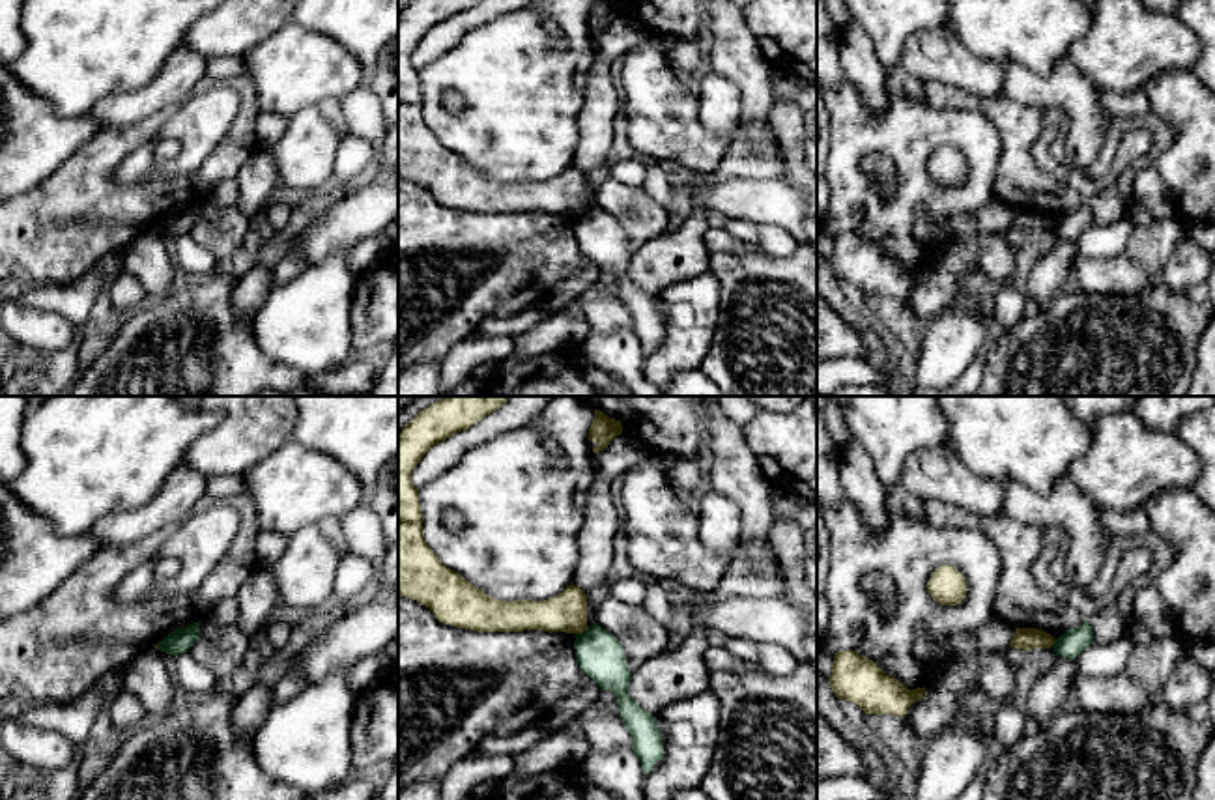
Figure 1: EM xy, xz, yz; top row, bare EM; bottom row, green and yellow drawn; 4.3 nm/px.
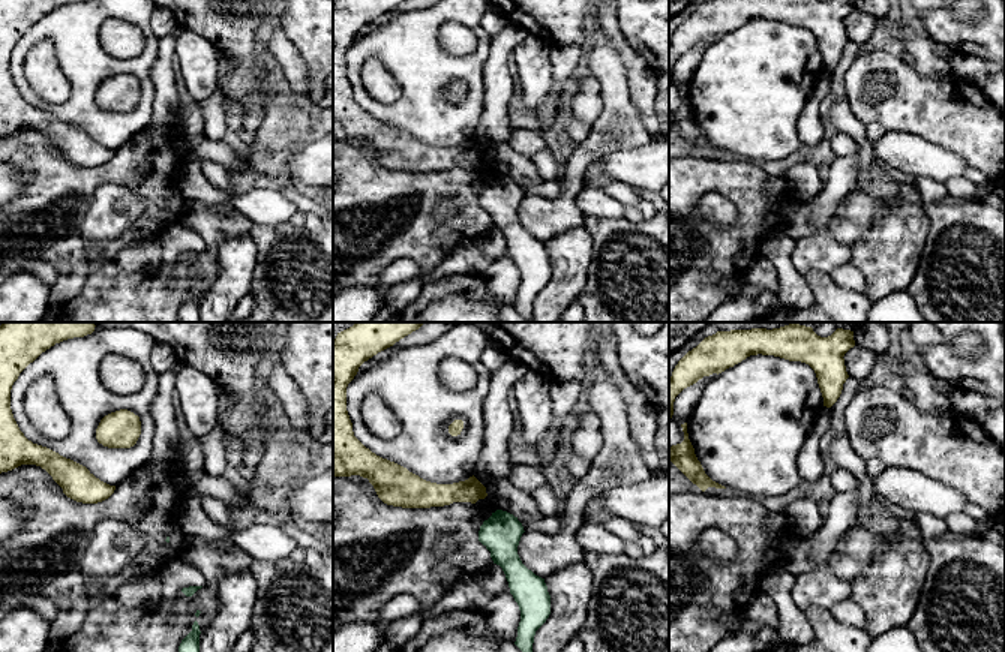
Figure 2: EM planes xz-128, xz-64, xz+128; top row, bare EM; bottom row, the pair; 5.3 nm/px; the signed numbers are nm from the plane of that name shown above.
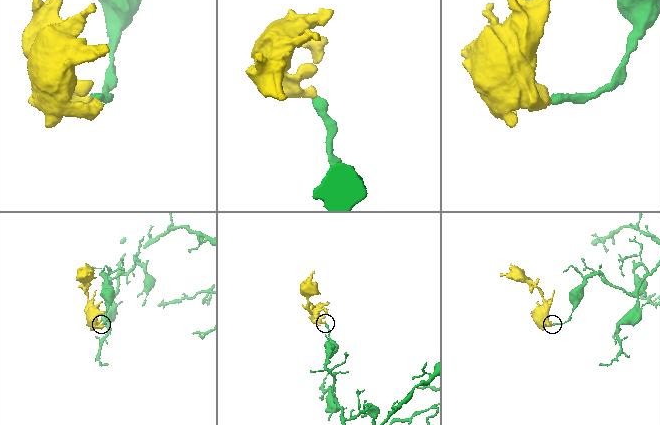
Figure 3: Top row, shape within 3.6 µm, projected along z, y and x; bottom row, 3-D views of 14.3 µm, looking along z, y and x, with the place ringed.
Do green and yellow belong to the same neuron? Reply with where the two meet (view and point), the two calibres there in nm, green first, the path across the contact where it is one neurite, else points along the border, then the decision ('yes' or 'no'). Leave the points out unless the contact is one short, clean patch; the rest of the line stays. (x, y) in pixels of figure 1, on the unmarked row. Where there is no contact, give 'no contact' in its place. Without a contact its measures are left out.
contact xz (584, 214); calibres 200 and 170 nm; border xz (587, 208), (576, 217); no

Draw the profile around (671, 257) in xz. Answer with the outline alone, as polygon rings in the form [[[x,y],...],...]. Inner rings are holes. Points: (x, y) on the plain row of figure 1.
[[[701,198],[692,202],[692,213],[675,232],[665,232],[643,243],[628,265],[628,277],[656,297],[673,282],[692,279],[710,269],[710,252],[703,243],[707,207]]]

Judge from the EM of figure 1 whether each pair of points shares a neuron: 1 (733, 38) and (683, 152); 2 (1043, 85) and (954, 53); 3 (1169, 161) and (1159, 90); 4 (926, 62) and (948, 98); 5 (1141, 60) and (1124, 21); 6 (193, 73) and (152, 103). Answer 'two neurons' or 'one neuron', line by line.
1: two neurons
2: two neurons
3: one neuron
4: two neurons
5: one neuron
6: one neuron

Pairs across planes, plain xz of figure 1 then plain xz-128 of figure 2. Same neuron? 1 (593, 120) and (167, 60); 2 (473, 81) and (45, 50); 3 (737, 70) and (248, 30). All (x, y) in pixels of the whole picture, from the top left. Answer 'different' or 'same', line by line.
1: same
2: different
3: different

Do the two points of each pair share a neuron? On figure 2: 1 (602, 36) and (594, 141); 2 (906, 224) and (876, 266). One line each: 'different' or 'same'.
1: same
2: same

